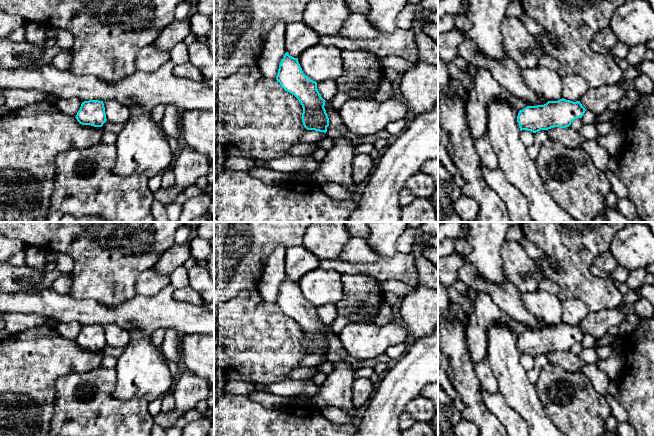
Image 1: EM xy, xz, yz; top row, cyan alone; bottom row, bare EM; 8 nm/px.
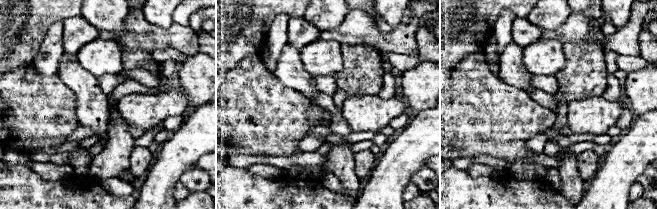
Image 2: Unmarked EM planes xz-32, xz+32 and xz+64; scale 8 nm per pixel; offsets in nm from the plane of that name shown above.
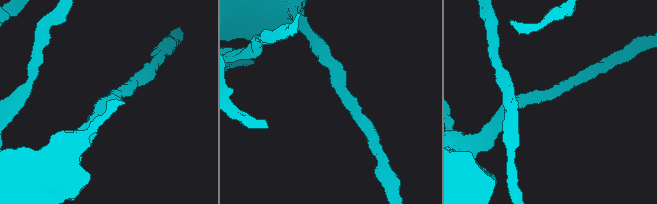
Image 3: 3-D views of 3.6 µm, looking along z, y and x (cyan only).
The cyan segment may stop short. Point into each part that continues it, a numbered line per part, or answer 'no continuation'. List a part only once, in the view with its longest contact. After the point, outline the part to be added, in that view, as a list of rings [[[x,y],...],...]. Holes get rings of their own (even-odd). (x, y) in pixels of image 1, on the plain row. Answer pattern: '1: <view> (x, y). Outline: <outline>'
no continuation

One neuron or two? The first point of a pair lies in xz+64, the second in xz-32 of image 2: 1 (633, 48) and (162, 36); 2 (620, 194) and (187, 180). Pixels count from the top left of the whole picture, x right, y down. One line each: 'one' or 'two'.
1: one
2: two

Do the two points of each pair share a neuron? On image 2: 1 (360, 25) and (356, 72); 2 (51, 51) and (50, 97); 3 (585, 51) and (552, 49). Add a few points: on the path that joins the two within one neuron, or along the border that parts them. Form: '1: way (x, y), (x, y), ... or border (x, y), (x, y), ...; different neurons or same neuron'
1: border (363, 41), (373, 45), (380, 53); different neurons
2: border (31, 62), (32, 67), (38, 73), (56, 74); different neurons
3: border (563, 43), (562, 50), (565, 65), (556, 73); different neurons

